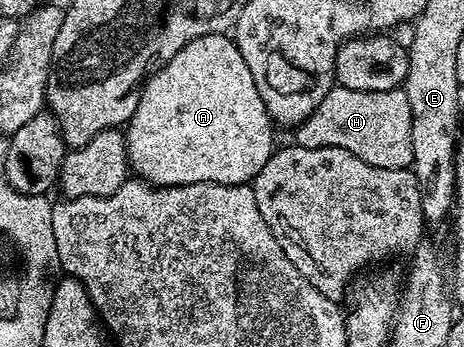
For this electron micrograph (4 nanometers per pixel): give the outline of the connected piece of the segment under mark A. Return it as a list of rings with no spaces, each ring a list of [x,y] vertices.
[[[221,33],[201,35],[201,39],[185,43],[169,63],[154,70],[143,82],[137,111],[125,126],[127,164],[136,178],[156,187],[191,183],[246,185],[254,181],[276,148],[271,129],[272,119],[234,40]]]

